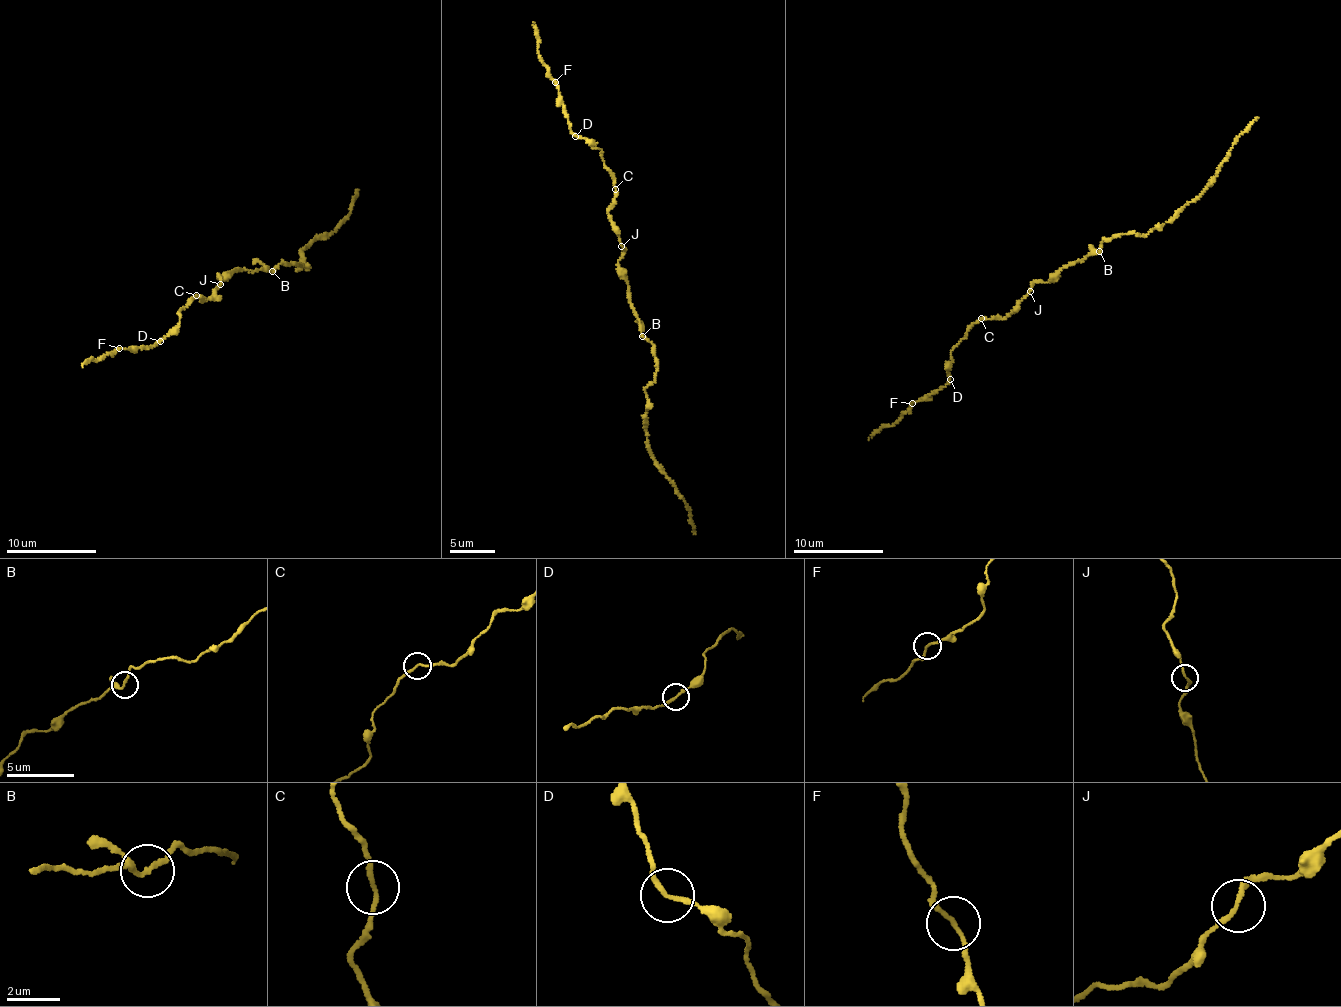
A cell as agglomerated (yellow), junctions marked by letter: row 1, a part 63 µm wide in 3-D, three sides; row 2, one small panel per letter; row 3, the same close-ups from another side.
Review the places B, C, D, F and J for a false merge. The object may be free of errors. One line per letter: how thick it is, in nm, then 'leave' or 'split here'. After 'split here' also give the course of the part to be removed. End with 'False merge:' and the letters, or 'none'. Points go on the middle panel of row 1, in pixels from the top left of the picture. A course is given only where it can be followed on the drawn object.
B: 180 nm thick; leave
C: 160 nm thick; leave
D: 180 nm thick; leave
F: 160 nm thick; leave
J: 160 nm thick; leave
False merge: none

